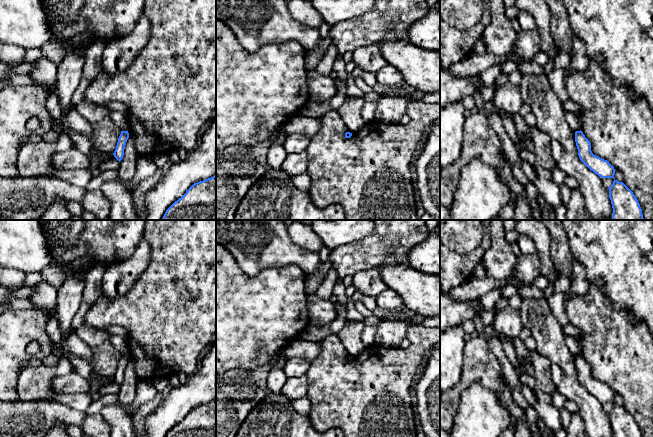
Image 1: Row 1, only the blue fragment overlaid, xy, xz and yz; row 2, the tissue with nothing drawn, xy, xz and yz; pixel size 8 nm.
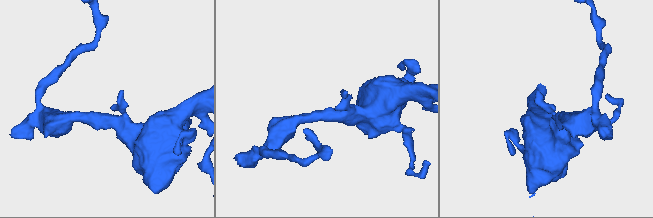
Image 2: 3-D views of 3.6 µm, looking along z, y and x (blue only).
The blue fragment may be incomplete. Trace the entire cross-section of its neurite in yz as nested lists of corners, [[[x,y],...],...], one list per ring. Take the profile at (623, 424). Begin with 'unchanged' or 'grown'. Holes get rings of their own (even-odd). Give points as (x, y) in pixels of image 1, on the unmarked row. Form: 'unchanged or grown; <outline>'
unchanged; [[[575,356],[575,366],[580,384],[595,398],[601,402],[613,402],[613,408],[609,413],[613,437],[642,437],[640,428],[633,416],[623,407],[614,402],[615,393],[607,385],[591,375],[591,367],[583,356]]]

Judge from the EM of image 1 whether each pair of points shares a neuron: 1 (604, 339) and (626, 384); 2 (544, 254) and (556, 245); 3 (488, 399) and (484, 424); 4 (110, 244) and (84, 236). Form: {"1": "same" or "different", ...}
{"1": "same", "2": "different", "3": "same", "4": "same"}

